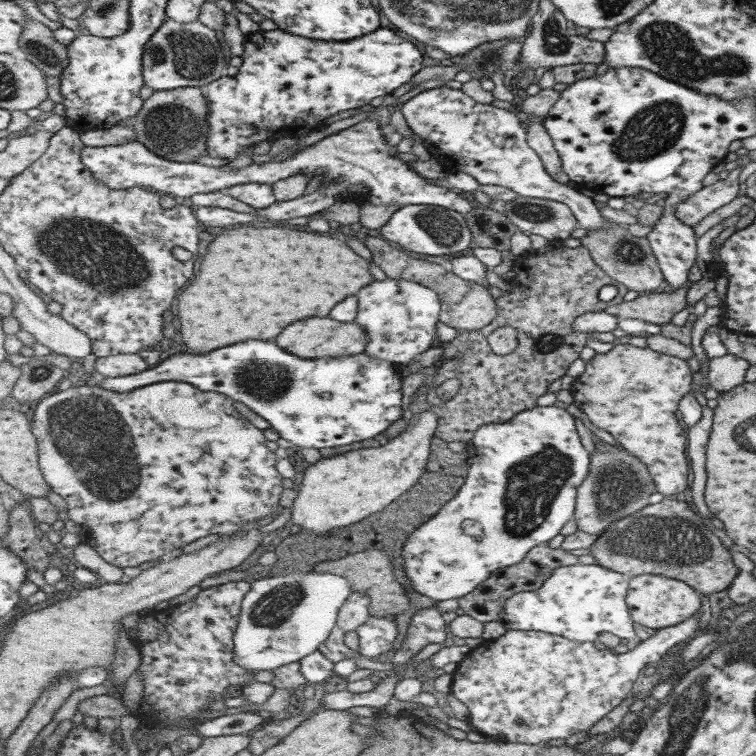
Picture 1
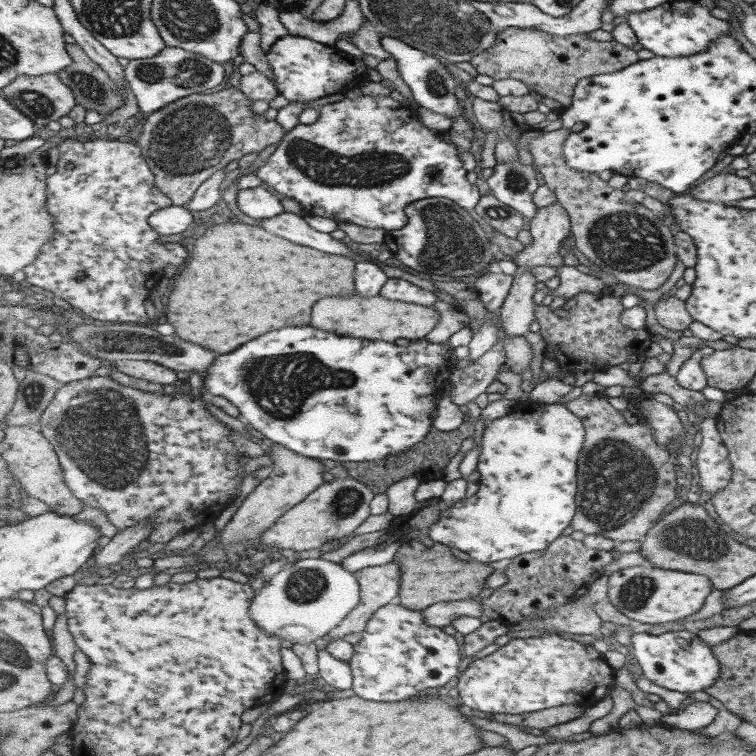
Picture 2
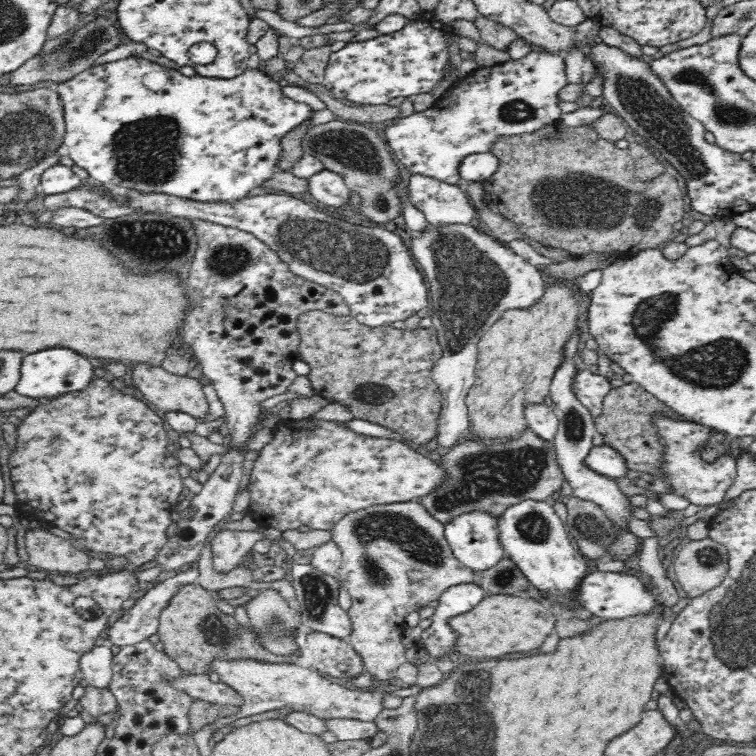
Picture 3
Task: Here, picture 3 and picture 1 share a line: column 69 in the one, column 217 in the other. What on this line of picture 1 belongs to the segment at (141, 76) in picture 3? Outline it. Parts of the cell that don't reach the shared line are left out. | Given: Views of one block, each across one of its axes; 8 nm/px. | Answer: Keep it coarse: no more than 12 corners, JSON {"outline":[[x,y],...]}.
{"outline":[[279,29],[203,88],[209,156],[317,130],[391,96],[421,50]]}

